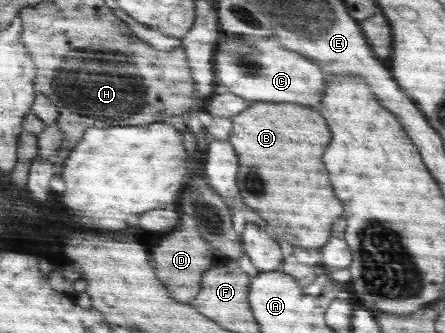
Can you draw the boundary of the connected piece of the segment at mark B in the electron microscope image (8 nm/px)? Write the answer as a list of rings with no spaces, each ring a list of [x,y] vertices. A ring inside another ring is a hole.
[[[268,101],[254,102],[246,112],[240,112],[230,117],[232,121],[232,132],[229,135],[229,142],[238,152],[238,190],[242,200],[258,210],[258,214],[274,226],[276,234],[284,236],[288,242],[298,246],[297,251],[311,248],[322,248],[330,238],[330,228],[334,220],[342,216],[342,204],[332,192],[332,186],[328,182],[328,174],[324,170],[324,164],[320,156],[324,154],[328,142],[332,140],[332,134],[326,126],[326,120],[300,104],[270,104]]]

